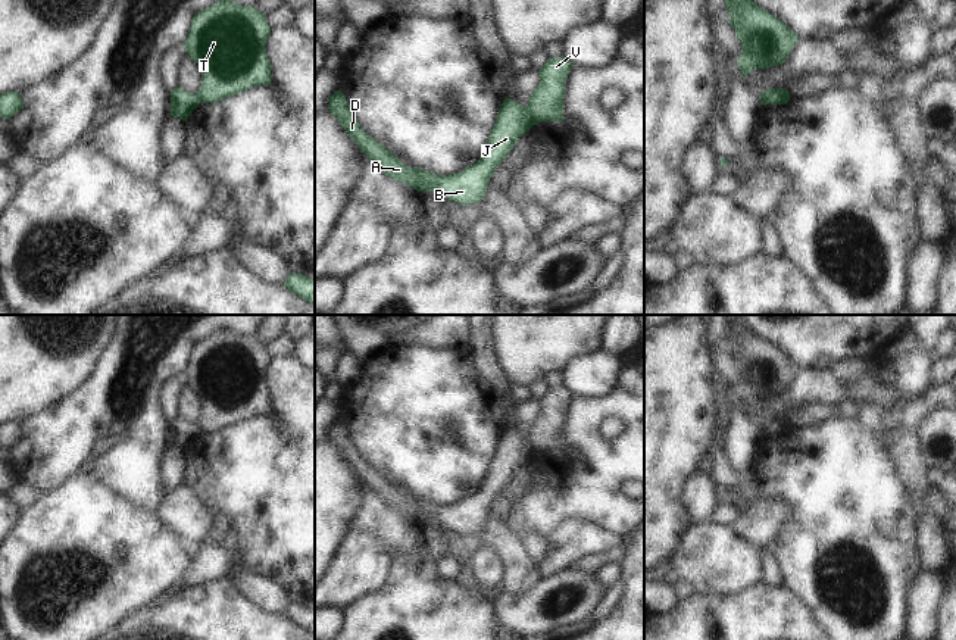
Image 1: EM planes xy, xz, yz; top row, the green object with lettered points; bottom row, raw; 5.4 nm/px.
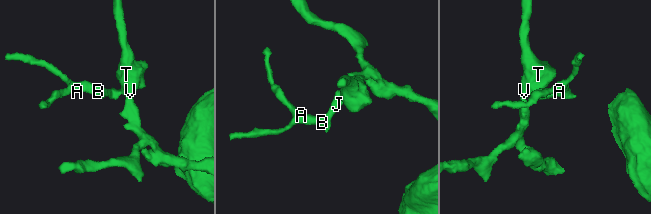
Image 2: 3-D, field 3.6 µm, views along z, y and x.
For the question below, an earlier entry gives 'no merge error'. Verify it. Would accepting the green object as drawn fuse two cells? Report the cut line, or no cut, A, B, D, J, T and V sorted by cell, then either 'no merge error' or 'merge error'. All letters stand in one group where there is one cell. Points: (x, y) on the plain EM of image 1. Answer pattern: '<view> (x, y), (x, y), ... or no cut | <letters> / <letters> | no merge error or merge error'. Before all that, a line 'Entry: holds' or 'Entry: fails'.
Entry: fails
xz (525, 436), (533, 453) | A B D J / T V | merge error

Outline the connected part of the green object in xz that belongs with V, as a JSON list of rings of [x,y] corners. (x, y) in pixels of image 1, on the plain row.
[[[566,387],[549,388],[540,399],[540,413],[529,425],[528,440],[532,455],[540,452],[563,452],[565,413],[574,394]]]

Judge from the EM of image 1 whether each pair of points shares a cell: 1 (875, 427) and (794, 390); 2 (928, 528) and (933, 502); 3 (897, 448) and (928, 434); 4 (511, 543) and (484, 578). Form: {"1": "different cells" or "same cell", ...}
{"1": "different cells", "2": "different cells", "3": "different cells", "4": "different cells"}

